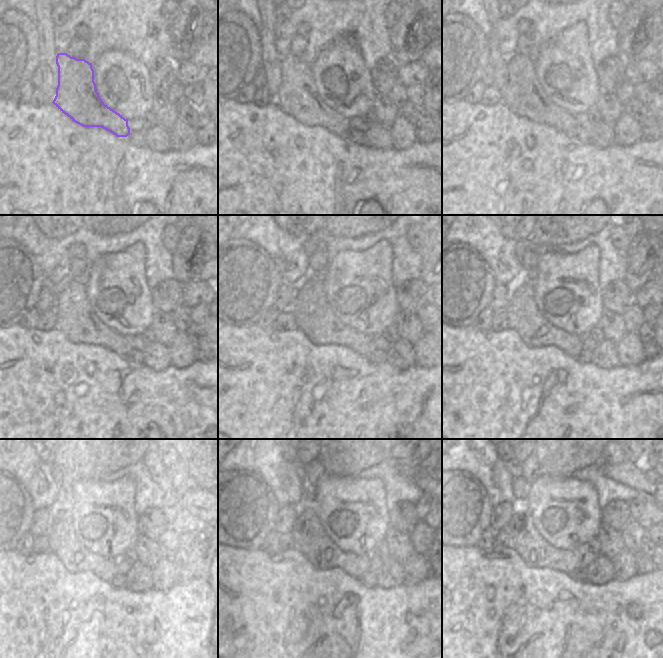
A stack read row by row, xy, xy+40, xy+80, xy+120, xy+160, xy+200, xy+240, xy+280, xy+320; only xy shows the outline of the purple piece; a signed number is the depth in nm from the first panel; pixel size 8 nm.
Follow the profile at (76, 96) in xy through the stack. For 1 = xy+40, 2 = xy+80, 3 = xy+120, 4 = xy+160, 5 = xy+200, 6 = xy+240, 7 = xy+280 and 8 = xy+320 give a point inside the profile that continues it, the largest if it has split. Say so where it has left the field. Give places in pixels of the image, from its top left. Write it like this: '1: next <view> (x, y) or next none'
1: next xy+40 (298, 96)
2: next xy+80 (523, 94)
3: next xy+120 (75, 318)
4: next xy+160 (301, 318)
5: next xy+200 (532, 327)
6: next xy+240 (84, 549)
7: next xy+280 (312, 552)
8: next xy+320 (535, 551)

